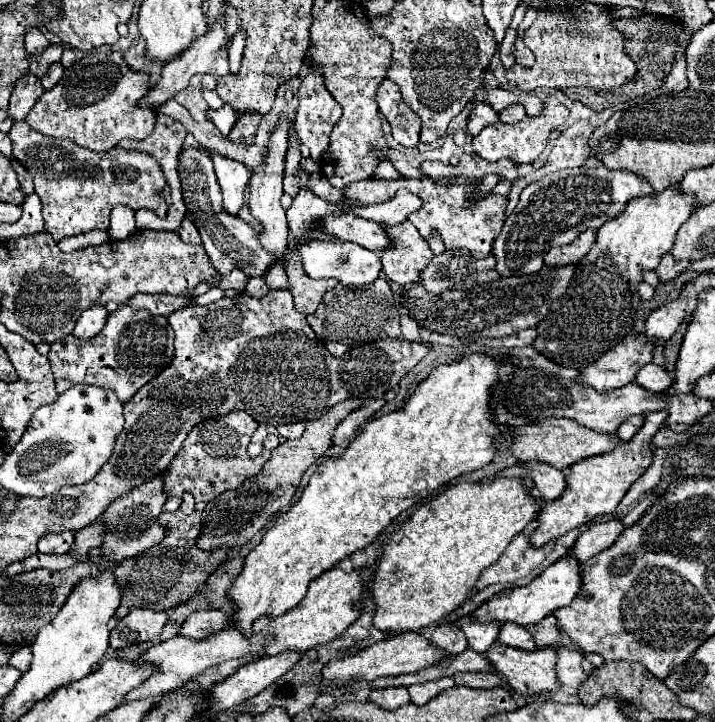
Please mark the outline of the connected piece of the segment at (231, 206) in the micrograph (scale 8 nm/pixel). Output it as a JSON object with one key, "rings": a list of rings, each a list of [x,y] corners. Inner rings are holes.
{"rings":[[[202,148],[214,162],[214,172],[218,178],[218,184],[222,188],[222,196],[224,196],[224,208],[228,210],[228,214],[238,214],[238,210],[244,204],[244,190],[246,184],[250,180],[250,172],[244,164],[224,158],[220,154],[208,152],[206,148]]]}

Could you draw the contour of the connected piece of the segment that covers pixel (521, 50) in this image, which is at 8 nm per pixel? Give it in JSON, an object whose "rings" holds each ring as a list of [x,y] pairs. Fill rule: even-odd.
{"rings":[[[522,36],[516,38],[516,64],[520,66],[534,66],[534,54],[526,48],[526,44],[522,42]]]}

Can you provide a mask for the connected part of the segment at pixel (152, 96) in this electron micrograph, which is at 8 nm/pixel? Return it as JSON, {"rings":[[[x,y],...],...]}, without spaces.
{"rings":[[[224,8],[220,12],[220,20],[218,24],[206,34],[206,38],[200,38],[198,42],[194,42],[194,46],[190,46],[190,50],[186,50],[186,54],[182,54],[182,58],[176,58],[174,62],[168,62],[162,66],[162,74],[160,80],[150,88],[150,92],[138,102],[140,108],[152,108],[158,110],[158,106],[166,104],[170,98],[174,98],[180,90],[186,88],[186,84],[190,82],[190,78],[194,74],[212,74],[214,78],[226,76],[228,74],[228,36],[224,32]]]}

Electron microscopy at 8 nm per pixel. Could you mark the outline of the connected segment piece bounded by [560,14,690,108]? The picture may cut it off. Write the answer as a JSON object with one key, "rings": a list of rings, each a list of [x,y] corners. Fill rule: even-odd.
{"rings":[[[636,14],[632,18],[620,18],[620,20],[616,20],[614,28],[620,34],[624,34],[626,54],[630,54],[630,58],[638,66],[634,78],[628,84],[622,84],[622,88],[616,88],[616,90],[610,90],[610,92],[584,88],[584,86],[582,88],[564,88],[560,92],[564,92],[572,100],[578,100],[578,102],[582,102],[590,108],[598,108],[598,104],[612,104],[616,100],[628,100],[628,94],[646,94],[650,90],[656,90],[662,84],[662,76],[670,70],[674,50],[678,46],[686,48],[686,42],[690,40],[690,34],[686,34],[686,30],[680,26],[680,22],[674,22],[670,18],[658,18],[654,14]]]}

